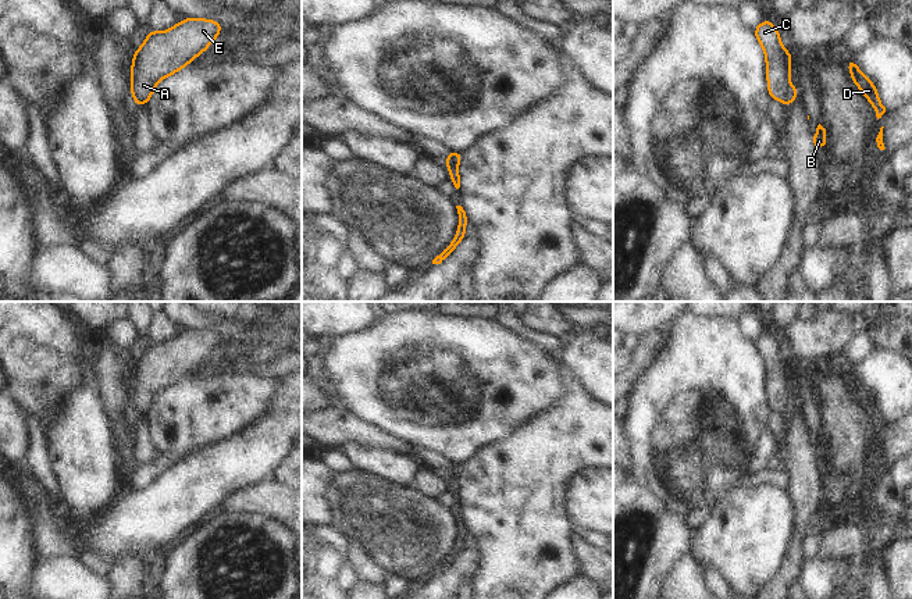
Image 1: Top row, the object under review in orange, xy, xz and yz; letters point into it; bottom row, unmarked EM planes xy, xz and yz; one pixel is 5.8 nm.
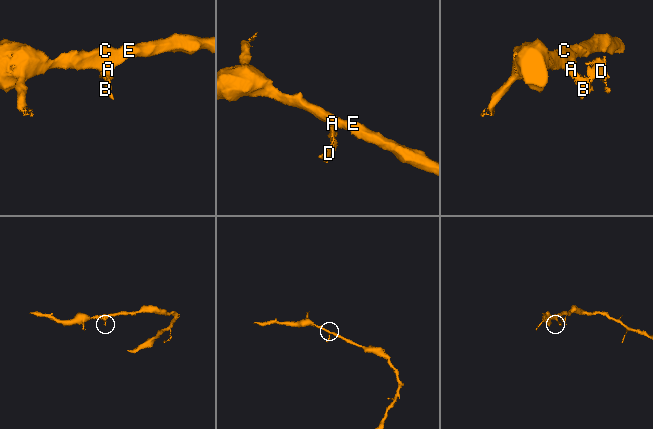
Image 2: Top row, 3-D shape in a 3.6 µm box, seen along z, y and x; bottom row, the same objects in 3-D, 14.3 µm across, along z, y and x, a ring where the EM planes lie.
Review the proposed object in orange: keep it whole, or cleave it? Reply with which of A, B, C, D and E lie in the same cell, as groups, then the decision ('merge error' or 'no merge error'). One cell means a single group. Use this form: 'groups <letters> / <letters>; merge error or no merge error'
groups A C E / B D; merge error

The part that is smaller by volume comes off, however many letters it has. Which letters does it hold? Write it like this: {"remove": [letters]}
{"remove": ["B", "D"]}

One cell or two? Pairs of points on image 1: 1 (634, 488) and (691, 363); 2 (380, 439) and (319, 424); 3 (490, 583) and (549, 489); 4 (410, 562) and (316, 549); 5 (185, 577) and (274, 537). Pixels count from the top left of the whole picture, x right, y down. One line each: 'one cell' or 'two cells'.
1: two cells
2: one cell
3: one cell
4: two cells
5: one cell

